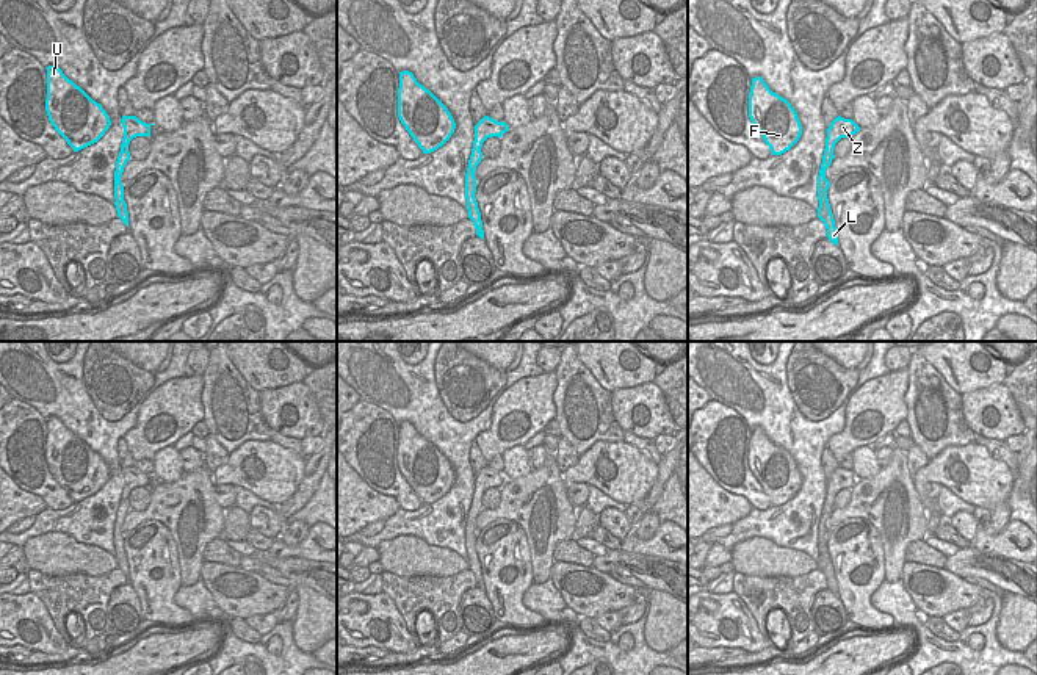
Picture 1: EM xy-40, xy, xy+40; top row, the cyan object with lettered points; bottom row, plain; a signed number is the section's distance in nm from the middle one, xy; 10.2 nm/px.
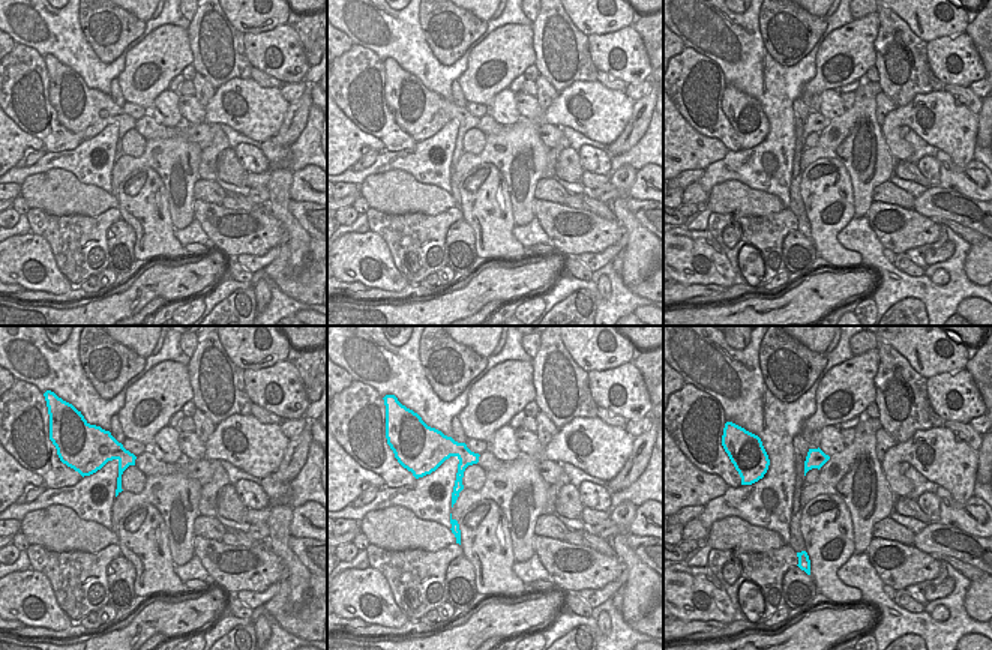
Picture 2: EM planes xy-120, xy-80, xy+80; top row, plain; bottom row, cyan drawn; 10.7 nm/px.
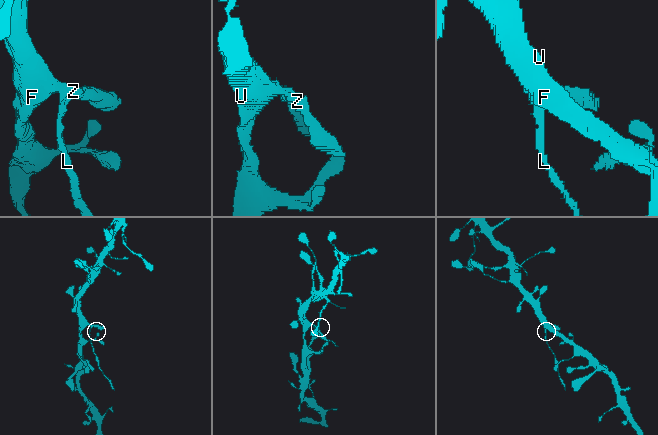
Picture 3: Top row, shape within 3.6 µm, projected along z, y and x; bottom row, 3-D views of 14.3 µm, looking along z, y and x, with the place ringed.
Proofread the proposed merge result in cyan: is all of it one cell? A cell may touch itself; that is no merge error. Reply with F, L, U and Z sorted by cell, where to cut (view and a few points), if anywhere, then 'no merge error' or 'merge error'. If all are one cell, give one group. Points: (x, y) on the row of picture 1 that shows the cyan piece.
groups F U Z / L; cut xy-40 (121, 144), (129, 158); merge error

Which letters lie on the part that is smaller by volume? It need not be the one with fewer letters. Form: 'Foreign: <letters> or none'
Foreign: L

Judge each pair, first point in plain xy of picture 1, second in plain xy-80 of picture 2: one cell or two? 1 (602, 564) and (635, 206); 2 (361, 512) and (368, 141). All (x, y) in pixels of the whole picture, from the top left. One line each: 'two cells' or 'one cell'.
1: one cell
2: one cell

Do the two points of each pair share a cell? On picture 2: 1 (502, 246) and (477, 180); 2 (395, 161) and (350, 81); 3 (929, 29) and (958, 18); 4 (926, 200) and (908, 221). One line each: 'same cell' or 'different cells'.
1: same cell
2: different cells
3: same cell
4: different cells

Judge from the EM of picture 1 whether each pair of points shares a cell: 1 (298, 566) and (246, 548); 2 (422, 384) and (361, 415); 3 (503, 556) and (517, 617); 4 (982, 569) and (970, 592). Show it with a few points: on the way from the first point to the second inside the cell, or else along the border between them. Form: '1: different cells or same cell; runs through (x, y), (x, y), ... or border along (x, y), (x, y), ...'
1: different cells; border along (257, 550), (242, 556)
2: different cells; border along (361, 398), (383, 407), (398, 425)
3: same cell; runs through (497, 572), (498, 580), (505, 586), (506, 602)
4: different cells; border along (945, 567), (962, 578)

